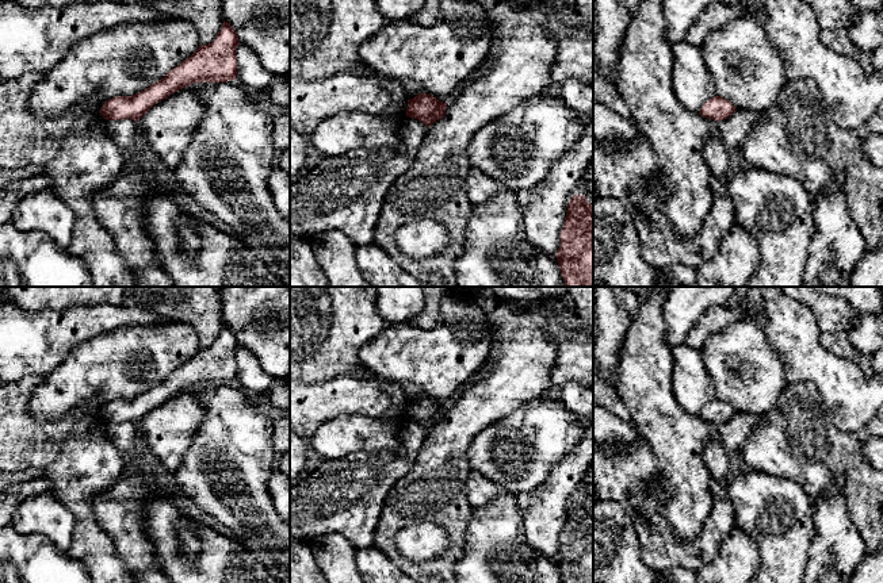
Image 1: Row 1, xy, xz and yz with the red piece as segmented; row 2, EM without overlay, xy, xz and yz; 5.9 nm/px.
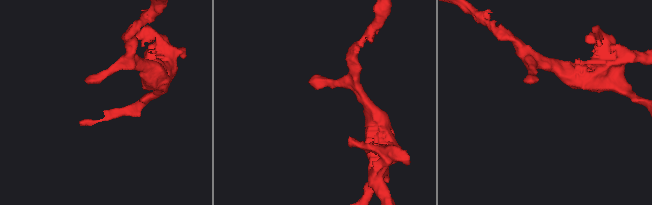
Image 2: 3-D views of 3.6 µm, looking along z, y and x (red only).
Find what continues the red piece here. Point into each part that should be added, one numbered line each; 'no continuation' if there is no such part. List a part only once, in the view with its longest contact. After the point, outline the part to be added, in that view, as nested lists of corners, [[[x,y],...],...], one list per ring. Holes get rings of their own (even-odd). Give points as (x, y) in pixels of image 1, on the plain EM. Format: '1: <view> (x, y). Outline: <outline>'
no continuation

